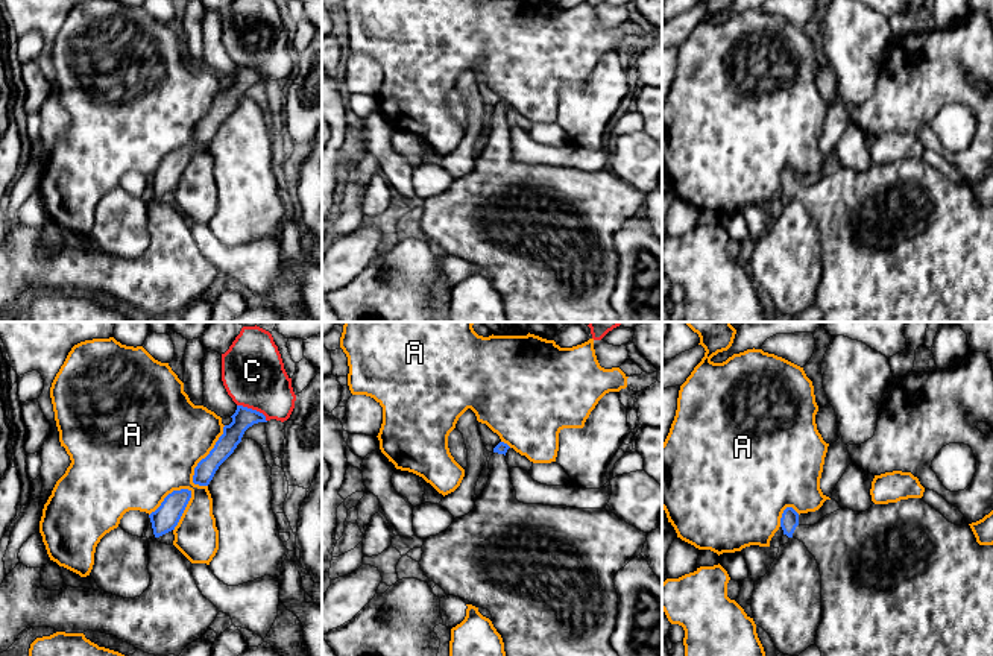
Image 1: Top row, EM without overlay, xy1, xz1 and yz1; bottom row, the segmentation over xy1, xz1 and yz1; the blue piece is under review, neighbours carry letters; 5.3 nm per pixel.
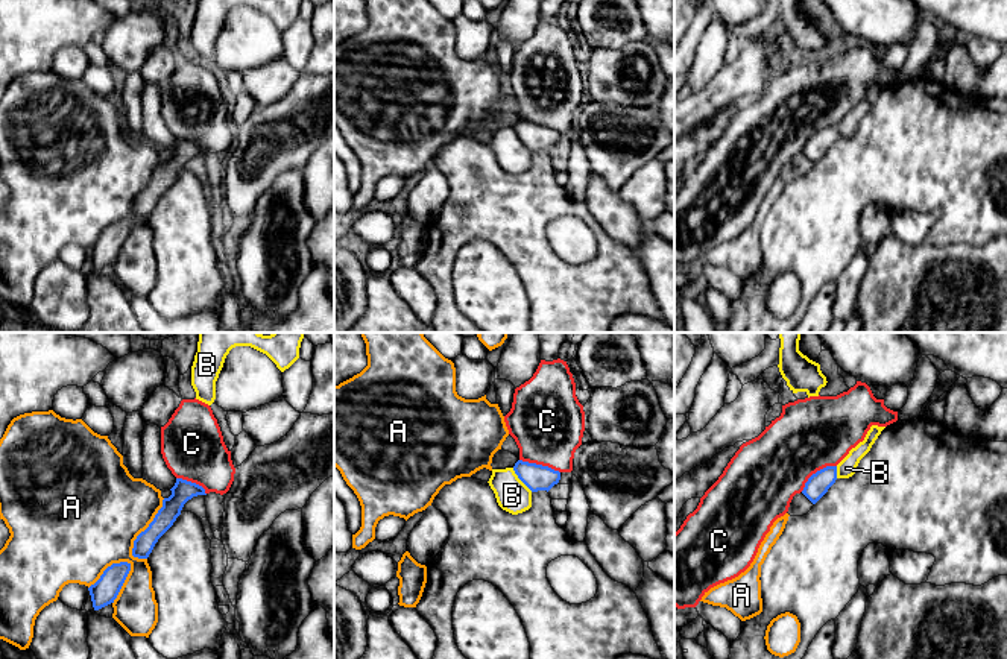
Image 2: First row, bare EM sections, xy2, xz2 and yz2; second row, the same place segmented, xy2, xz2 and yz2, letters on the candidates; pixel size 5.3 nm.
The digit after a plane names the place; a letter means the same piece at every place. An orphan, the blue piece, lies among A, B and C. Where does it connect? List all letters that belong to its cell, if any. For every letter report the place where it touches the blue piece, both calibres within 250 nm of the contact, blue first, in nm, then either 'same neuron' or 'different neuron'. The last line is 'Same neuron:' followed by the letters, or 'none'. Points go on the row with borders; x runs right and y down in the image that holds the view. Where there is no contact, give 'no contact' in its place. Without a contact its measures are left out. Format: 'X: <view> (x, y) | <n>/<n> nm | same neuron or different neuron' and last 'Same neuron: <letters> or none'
A: xy1 (169, 494) | 140/500 nm | different neuron
B: xz2 (521, 480) | 140/180 nm | different neuron
C: yz2 (817, 471) | 120/380 nm | different neuron
Same neuron: none

